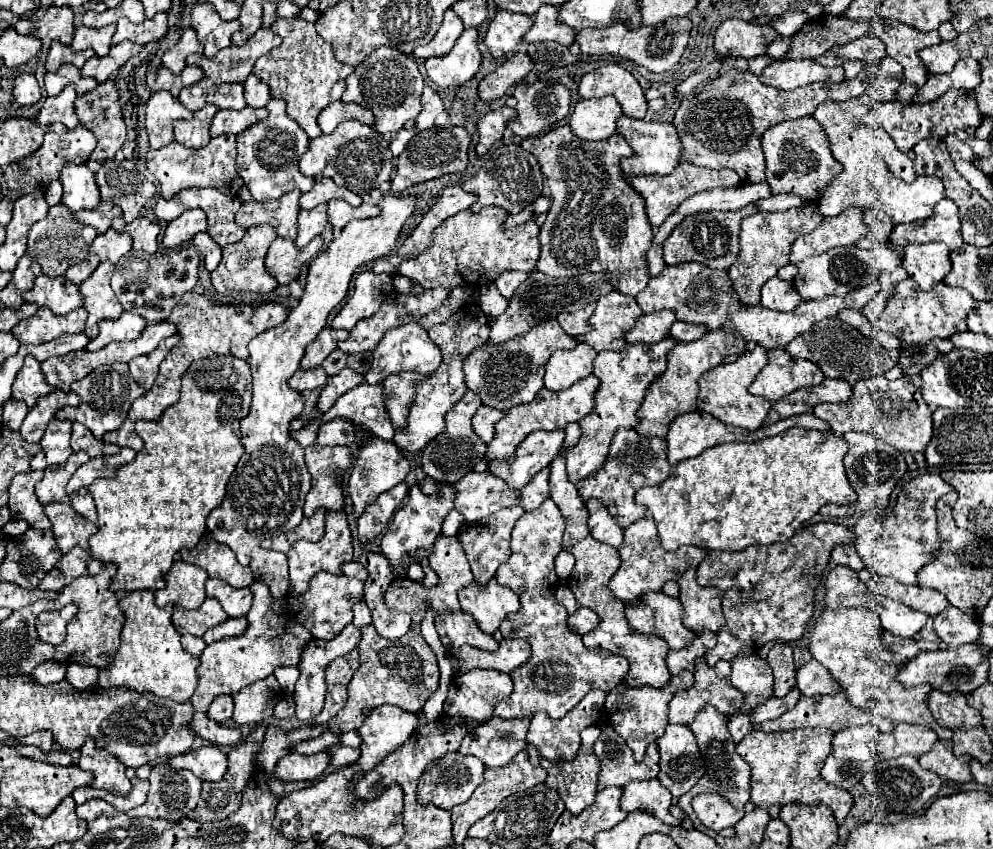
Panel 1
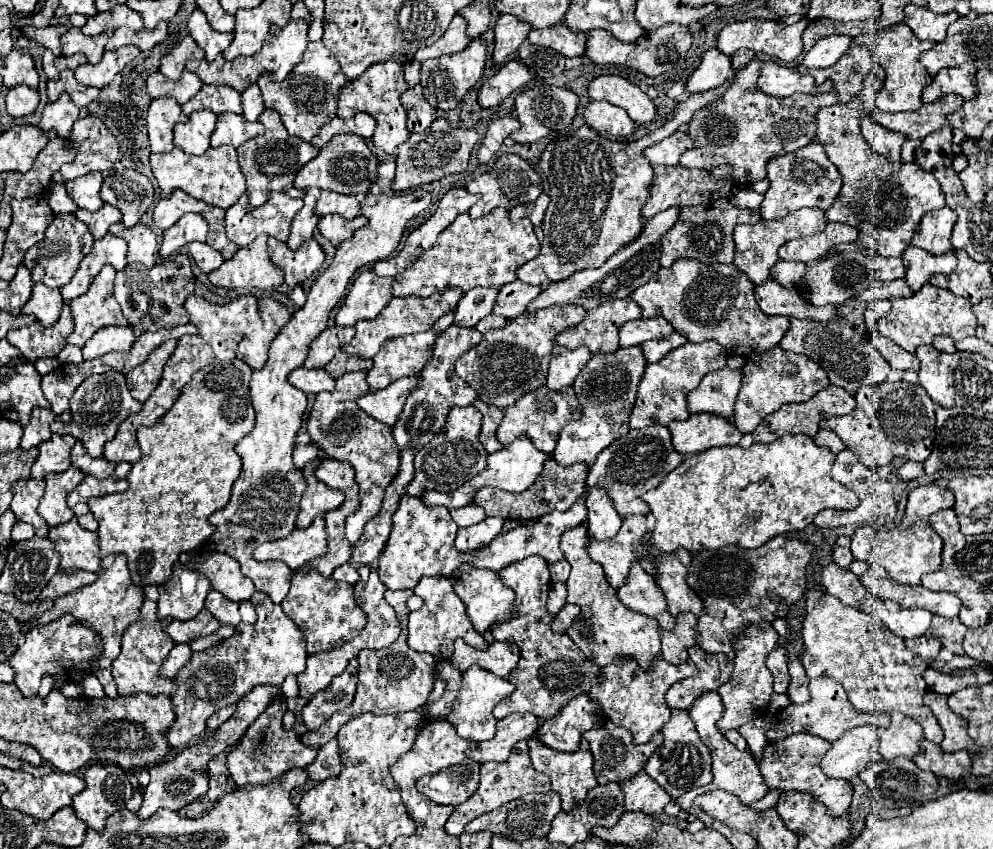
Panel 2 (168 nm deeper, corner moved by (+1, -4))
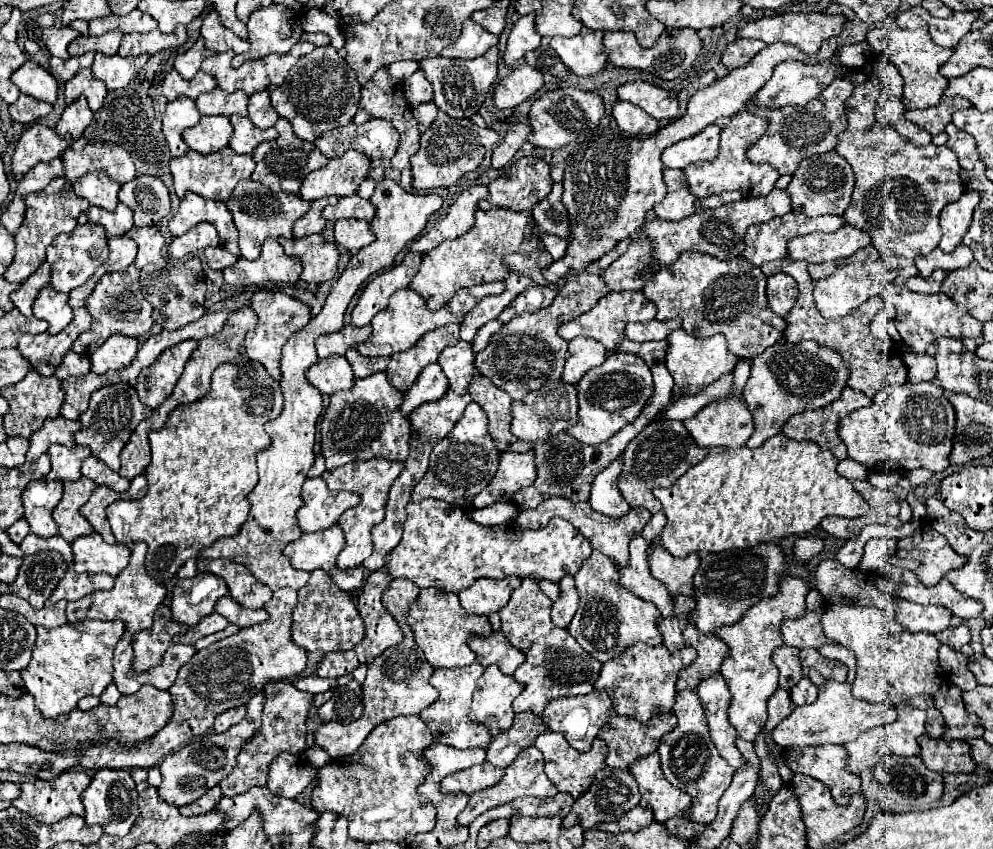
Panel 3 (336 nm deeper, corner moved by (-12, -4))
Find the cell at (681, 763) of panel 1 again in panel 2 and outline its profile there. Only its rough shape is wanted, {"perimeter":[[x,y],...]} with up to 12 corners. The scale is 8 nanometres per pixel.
{"perimeter":[[672,711],[644,771],[672,797],[712,781],[688,711]]}

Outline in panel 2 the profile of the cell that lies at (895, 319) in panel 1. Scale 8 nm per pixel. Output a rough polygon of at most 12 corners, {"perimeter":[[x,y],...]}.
{"perimeter":[[926,283],[892,297],[880,335],[914,353],[936,335],[972,337],[968,299]]}

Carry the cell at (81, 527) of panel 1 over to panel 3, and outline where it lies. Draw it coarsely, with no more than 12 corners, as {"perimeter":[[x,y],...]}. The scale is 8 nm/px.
{"perimeter":[[99,533],[71,543],[73,571],[117,577],[131,549]]}

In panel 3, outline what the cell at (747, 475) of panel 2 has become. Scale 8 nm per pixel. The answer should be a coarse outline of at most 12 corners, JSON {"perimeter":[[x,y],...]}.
{"perimeter":[[813,441],[715,447],[655,487],[673,557],[775,543],[867,501]]}

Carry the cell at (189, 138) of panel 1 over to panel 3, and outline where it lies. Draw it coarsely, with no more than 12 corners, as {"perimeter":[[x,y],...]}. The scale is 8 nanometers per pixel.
{"perimeter":[[201,117],[183,131],[189,149],[203,155],[227,147],[229,117]]}

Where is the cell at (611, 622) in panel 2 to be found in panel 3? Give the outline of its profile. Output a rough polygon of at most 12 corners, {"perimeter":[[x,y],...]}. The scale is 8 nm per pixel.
{"perimeter":[[593,551],[567,631],[601,663],[663,643],[661,613]]}

